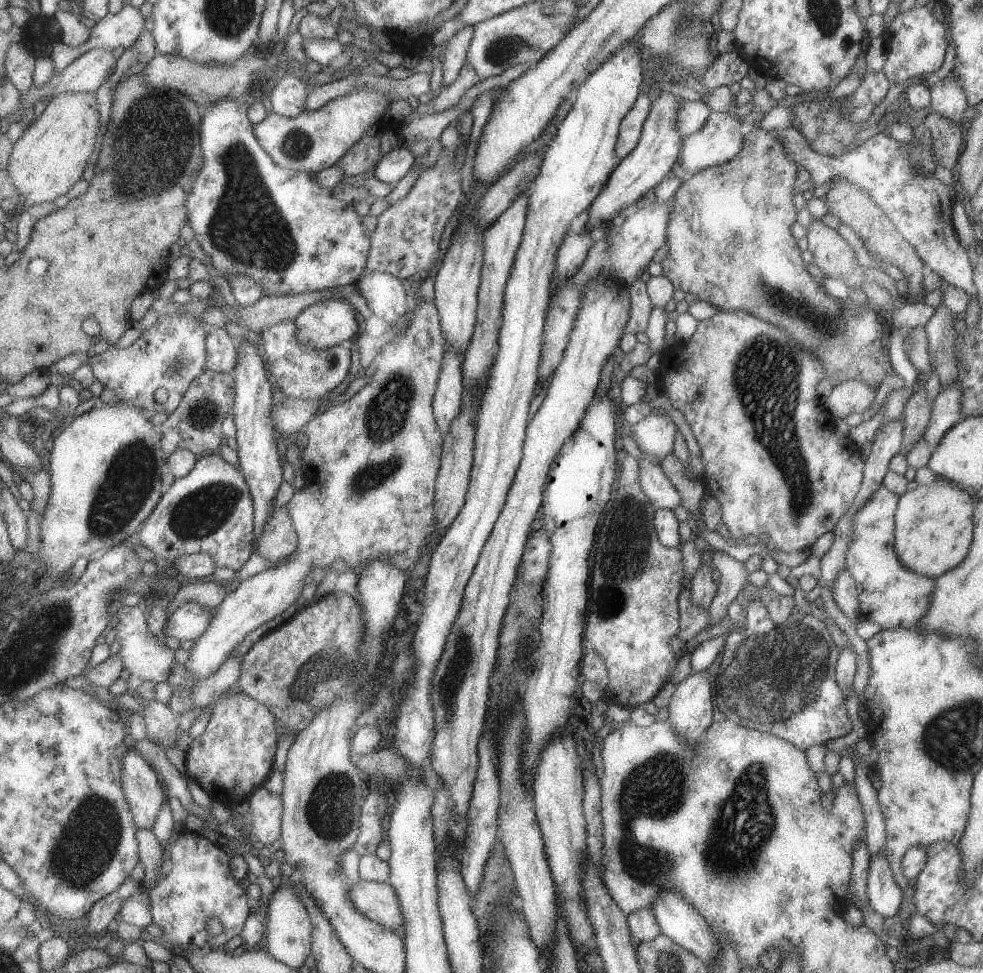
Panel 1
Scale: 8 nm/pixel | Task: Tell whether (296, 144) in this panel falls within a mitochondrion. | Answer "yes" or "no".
yes

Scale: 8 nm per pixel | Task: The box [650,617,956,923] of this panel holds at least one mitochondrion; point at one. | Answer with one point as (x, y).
(736, 840)

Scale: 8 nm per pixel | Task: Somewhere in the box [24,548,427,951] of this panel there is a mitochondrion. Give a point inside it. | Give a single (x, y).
(90, 841)

